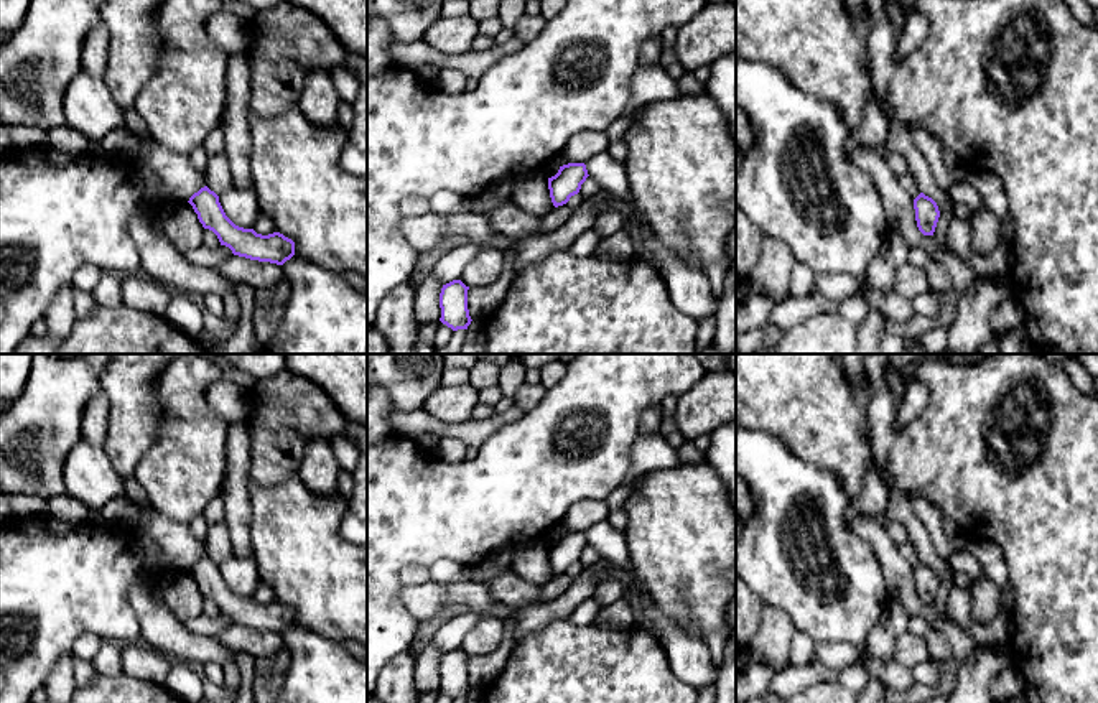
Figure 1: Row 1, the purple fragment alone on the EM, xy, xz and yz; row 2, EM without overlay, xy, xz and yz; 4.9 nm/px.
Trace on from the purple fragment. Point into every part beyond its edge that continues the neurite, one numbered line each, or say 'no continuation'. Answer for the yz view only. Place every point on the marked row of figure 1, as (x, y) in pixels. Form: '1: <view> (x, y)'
no continuation

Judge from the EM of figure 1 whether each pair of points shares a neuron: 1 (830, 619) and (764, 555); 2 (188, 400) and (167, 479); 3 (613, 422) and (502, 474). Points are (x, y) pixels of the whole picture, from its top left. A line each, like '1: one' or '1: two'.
1: one
2: one
3: one

